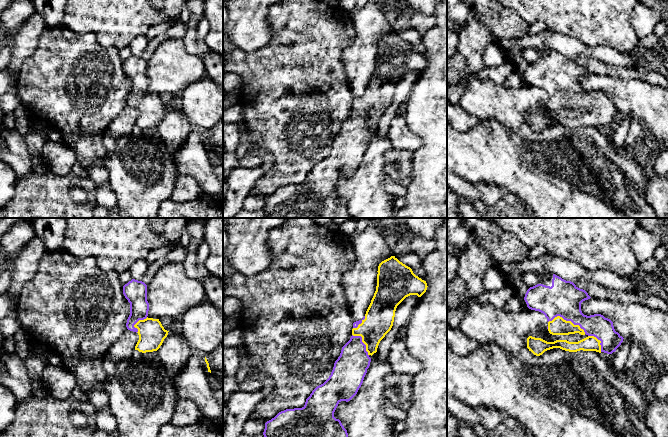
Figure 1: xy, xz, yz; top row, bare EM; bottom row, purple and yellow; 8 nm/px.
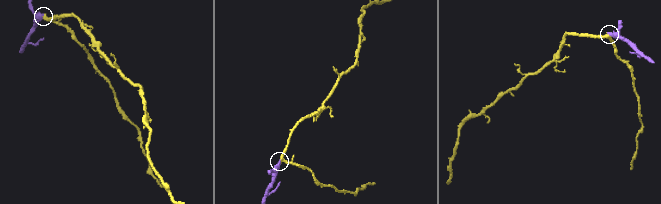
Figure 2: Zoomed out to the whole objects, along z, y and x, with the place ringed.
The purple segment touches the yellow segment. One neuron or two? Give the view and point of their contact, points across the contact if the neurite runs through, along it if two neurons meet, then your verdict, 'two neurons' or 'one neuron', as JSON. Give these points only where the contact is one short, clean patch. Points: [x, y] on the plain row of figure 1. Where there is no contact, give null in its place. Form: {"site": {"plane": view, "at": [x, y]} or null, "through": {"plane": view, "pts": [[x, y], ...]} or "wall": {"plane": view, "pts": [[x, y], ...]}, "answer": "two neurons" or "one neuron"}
{"site": {"plane": "yz", "at": [567, 96]}, "answer": "one neuron"}

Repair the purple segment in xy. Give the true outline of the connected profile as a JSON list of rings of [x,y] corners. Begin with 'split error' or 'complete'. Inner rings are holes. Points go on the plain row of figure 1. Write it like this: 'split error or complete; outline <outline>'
split error; outline [[[132,55],[123,62],[123,70],[130,79],[126,103],[139,111],[135,126],[142,129],[157,127],[169,107],[164,105],[159,95],[147,93],[149,87],[147,61]]]

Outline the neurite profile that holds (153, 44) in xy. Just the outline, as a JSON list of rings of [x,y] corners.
[[[160,34],[156,36],[155,38],[149,40],[148,45],[144,53],[142,54],[142,58],[144,58],[146,61],[148,61],[151,56],[154,54],[154,52],[157,50],[157,48],[167,39],[166,34]]]

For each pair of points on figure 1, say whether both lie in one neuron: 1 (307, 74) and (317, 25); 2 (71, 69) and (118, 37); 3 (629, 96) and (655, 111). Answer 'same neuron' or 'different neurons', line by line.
1: same neuron
2: different neurons
3: same neuron

